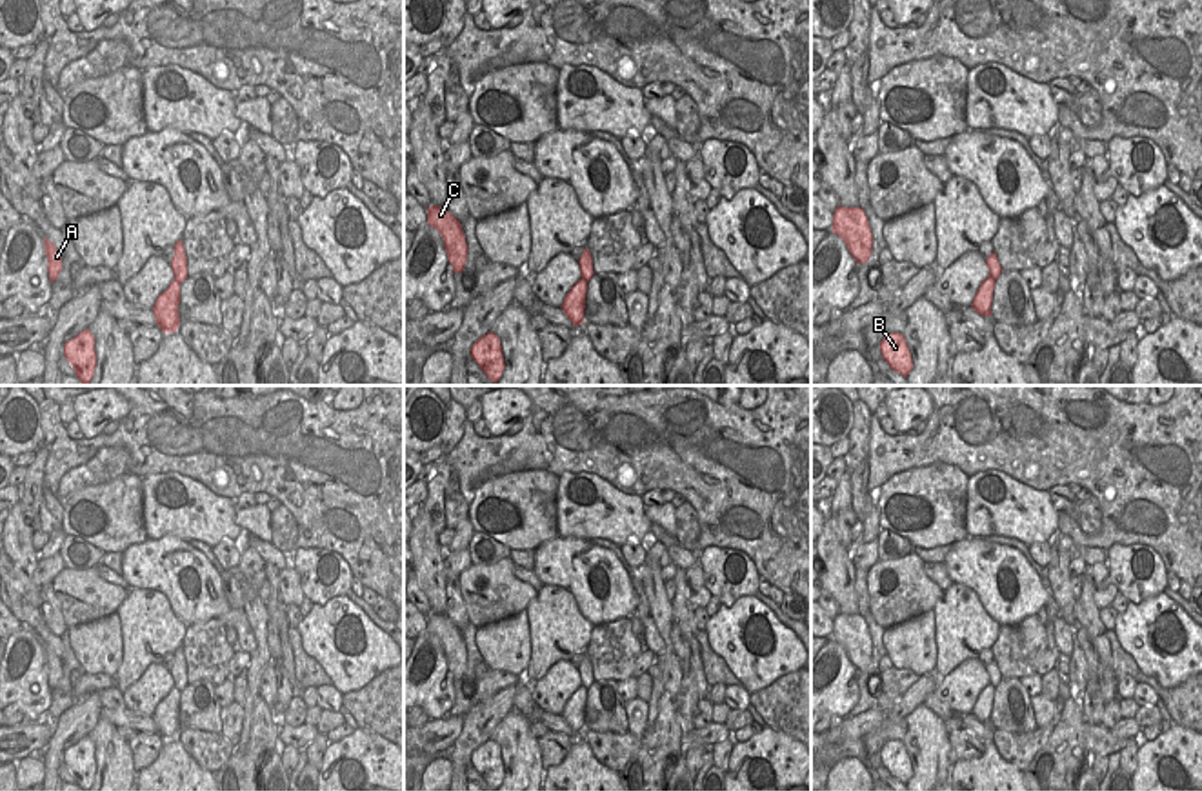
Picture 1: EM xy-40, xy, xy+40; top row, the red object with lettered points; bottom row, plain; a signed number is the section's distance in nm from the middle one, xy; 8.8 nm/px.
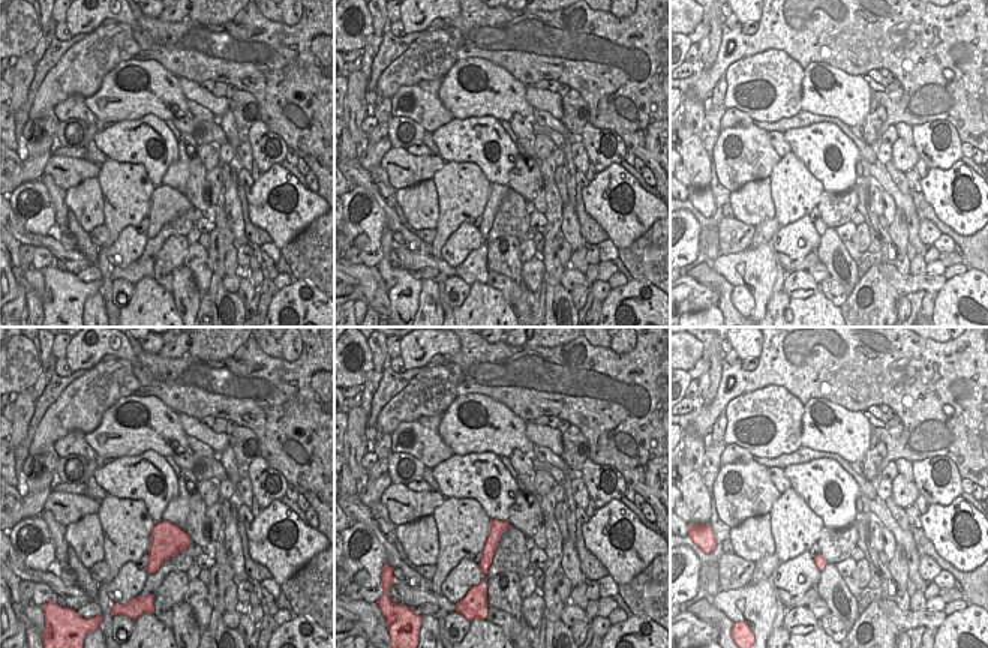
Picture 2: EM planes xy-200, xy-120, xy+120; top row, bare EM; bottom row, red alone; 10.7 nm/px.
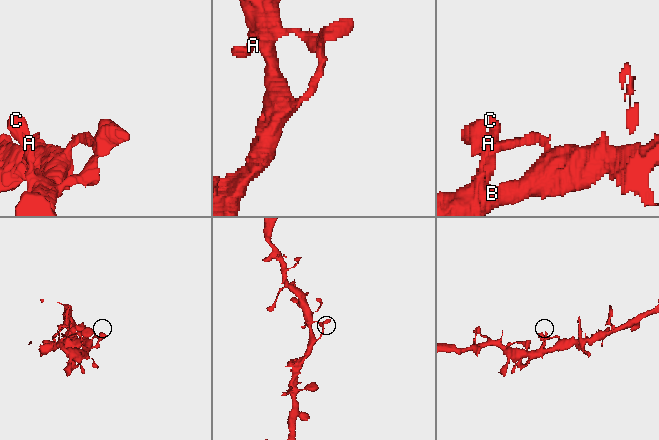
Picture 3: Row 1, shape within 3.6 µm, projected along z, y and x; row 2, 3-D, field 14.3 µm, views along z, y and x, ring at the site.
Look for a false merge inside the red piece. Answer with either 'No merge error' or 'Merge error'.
No merge error

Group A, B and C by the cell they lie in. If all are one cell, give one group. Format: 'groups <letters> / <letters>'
groups A B C

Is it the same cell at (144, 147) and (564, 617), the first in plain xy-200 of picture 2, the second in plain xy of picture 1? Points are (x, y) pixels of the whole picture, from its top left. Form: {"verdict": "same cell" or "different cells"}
{"verdict": "different cells"}

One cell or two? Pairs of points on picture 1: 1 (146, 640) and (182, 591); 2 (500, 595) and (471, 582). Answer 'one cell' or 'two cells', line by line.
1: two cells
2: one cell

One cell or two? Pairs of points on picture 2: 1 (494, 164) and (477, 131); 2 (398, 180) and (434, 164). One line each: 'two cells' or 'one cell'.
1: one cell
2: one cell

